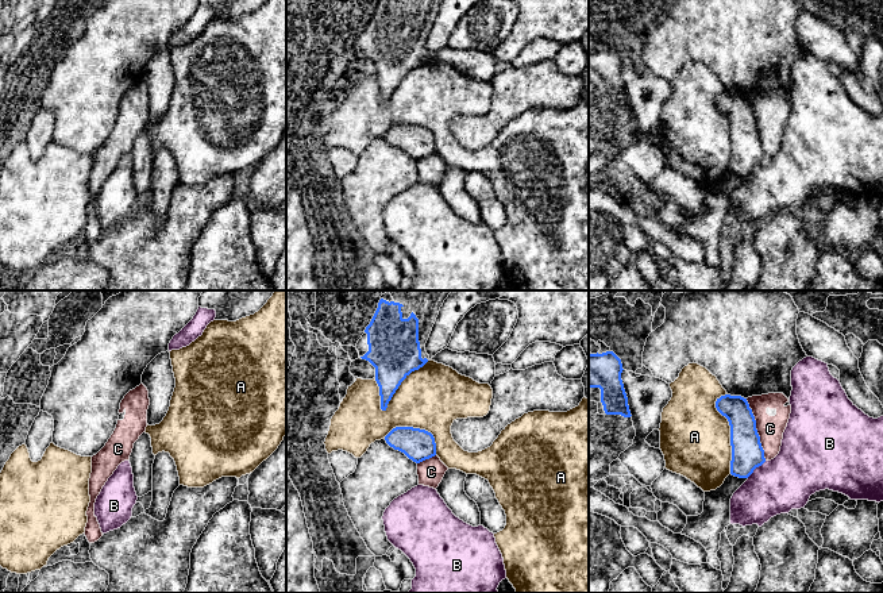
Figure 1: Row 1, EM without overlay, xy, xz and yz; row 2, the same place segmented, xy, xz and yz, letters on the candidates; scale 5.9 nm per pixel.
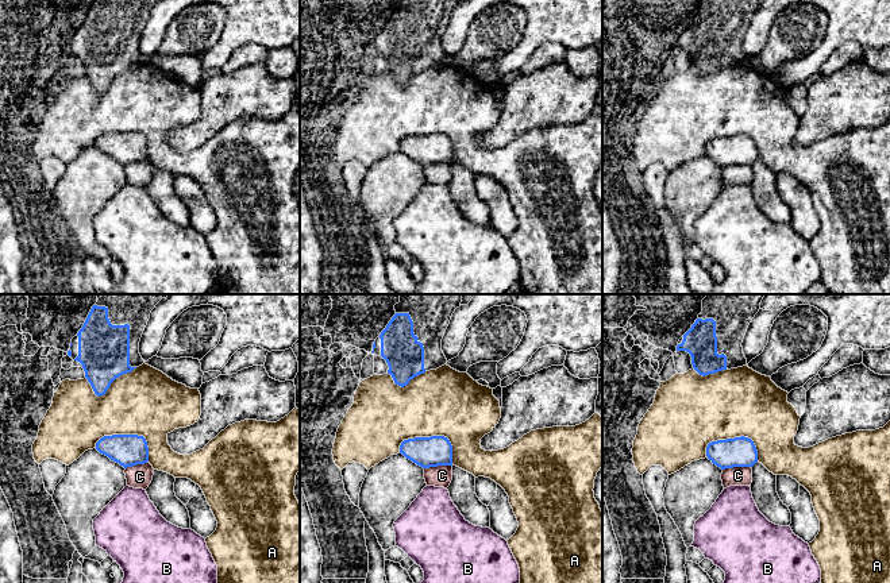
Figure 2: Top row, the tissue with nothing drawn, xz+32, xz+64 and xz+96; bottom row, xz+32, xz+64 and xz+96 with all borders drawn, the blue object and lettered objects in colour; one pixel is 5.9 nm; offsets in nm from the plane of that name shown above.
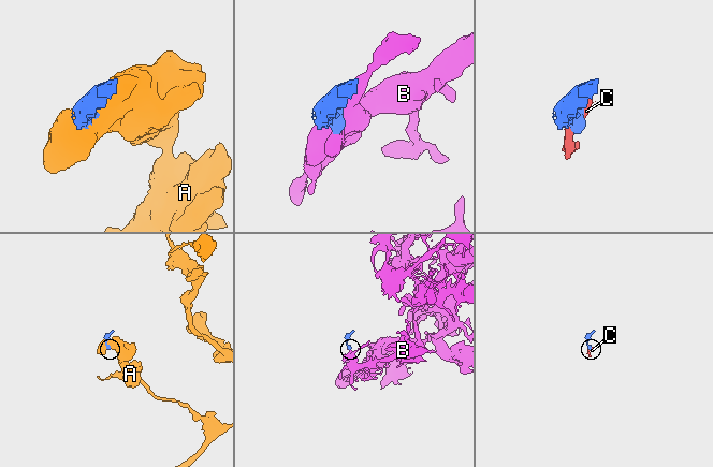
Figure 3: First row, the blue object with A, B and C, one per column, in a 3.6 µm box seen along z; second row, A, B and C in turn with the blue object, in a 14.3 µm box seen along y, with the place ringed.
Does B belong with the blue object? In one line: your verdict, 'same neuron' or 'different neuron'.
different neuron

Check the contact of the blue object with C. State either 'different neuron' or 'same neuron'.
different neuron

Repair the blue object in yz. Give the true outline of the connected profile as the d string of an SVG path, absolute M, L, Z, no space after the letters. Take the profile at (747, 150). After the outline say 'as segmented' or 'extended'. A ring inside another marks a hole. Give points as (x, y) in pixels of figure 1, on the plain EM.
M730 92L717 96L716 105L730 123L730 172L748 176L766 159L752 107L747 96Z | as segmented

